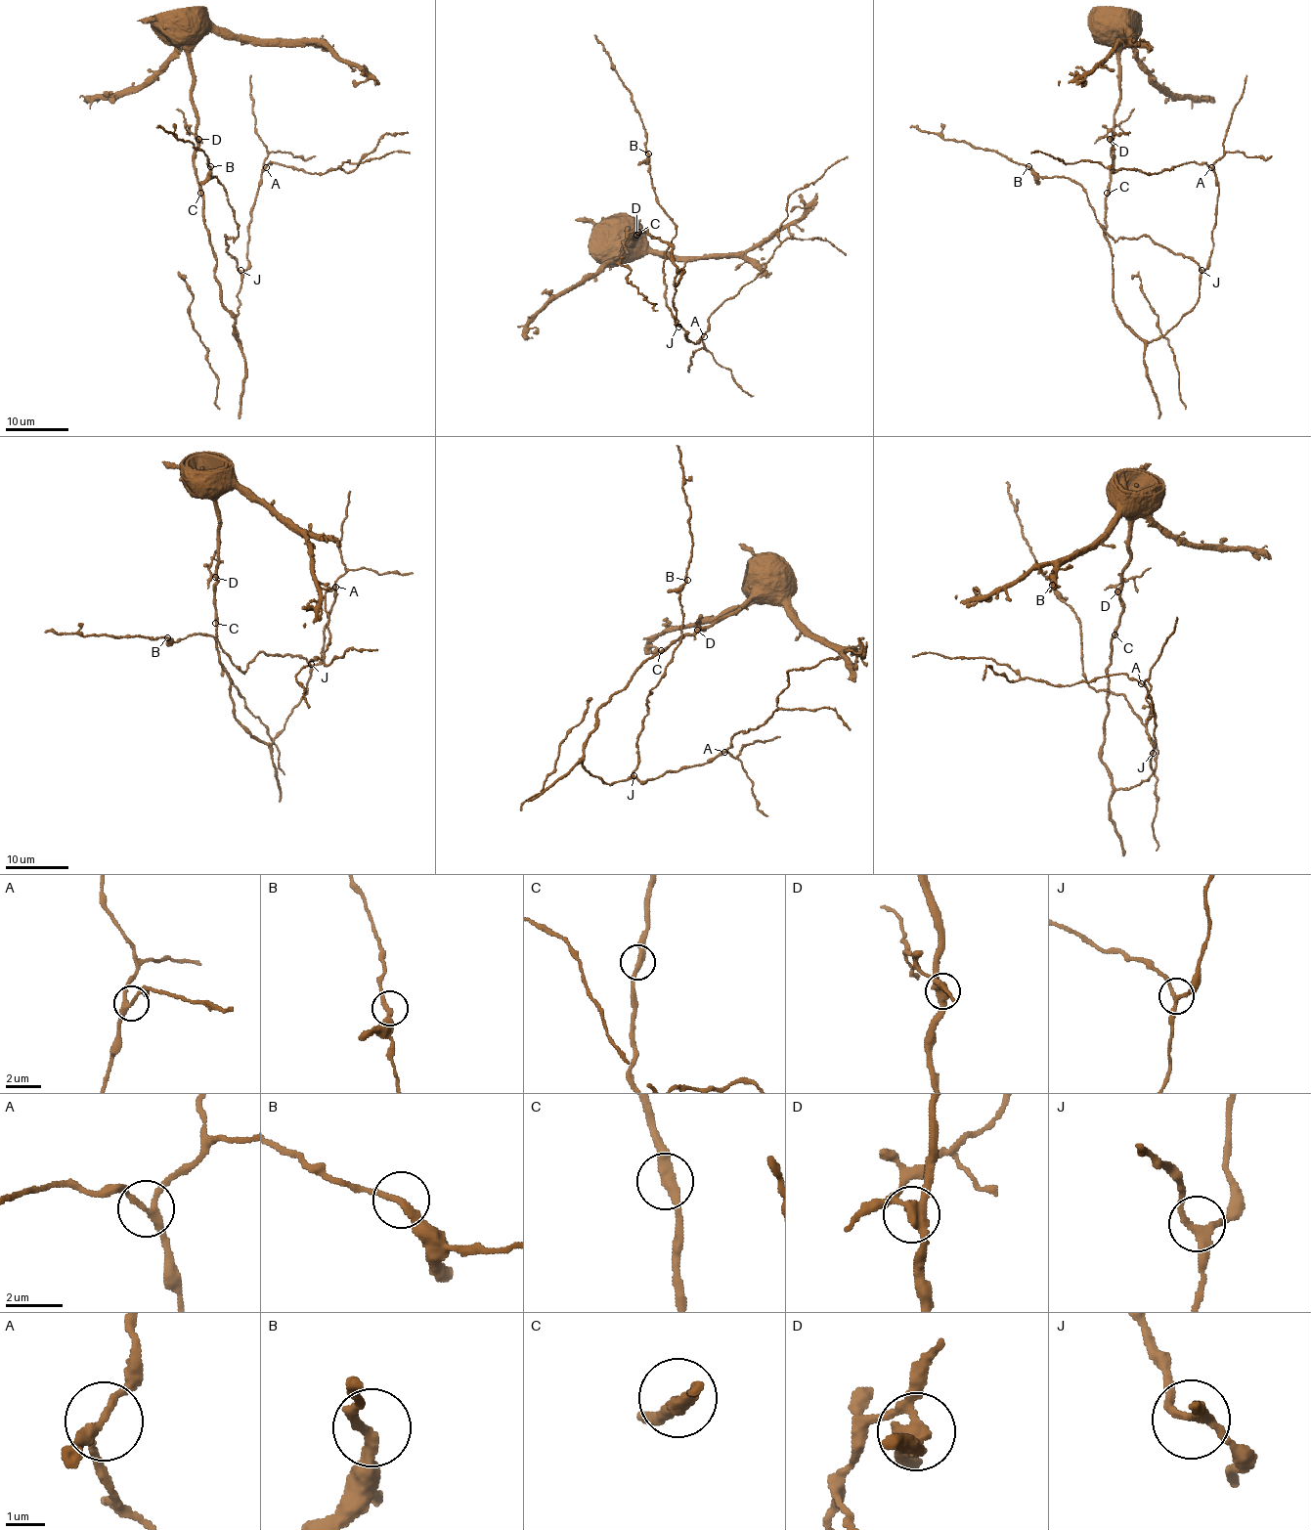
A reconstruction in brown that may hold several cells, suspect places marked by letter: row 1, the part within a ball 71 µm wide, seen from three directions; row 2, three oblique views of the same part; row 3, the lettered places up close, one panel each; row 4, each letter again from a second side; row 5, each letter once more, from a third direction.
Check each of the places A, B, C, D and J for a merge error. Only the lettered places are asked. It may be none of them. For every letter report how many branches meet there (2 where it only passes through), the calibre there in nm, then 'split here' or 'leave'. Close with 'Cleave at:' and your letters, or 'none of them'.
A: 3 | 240 nm | leave
B: 2 | 280 nm | leave
C: 2 | 360 nm | leave
D: 4 | 360 nm | split here
J: 3 | 200 nm | leave
Cleave at: D

